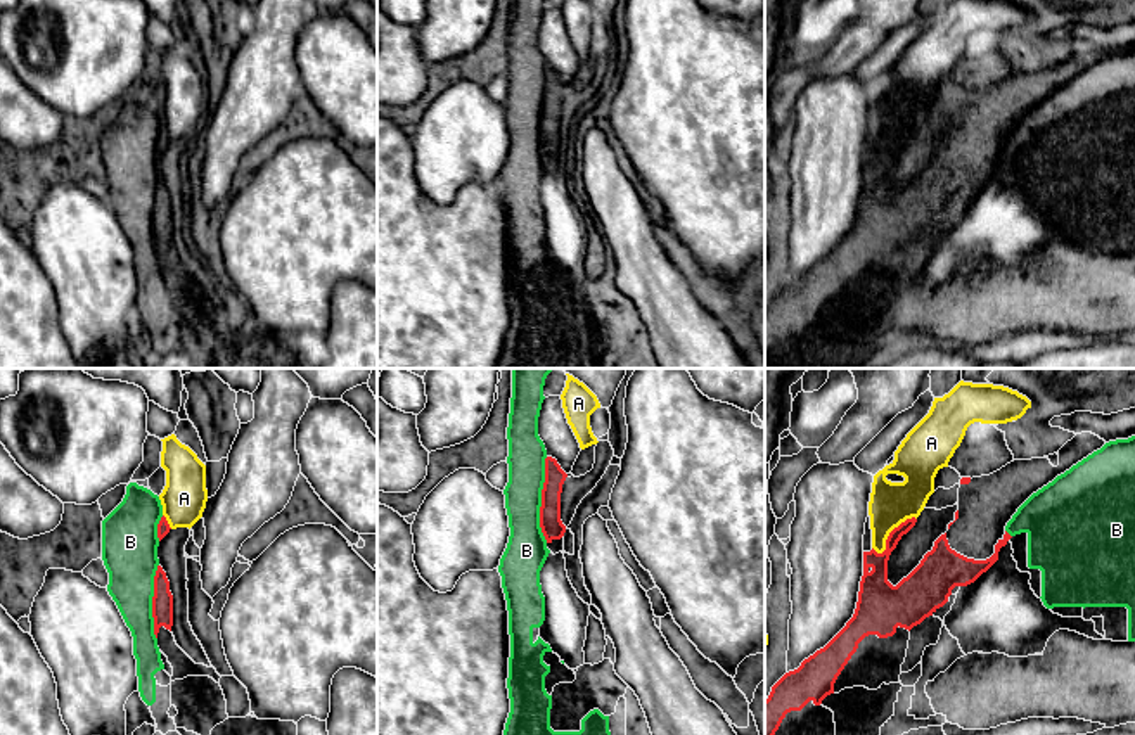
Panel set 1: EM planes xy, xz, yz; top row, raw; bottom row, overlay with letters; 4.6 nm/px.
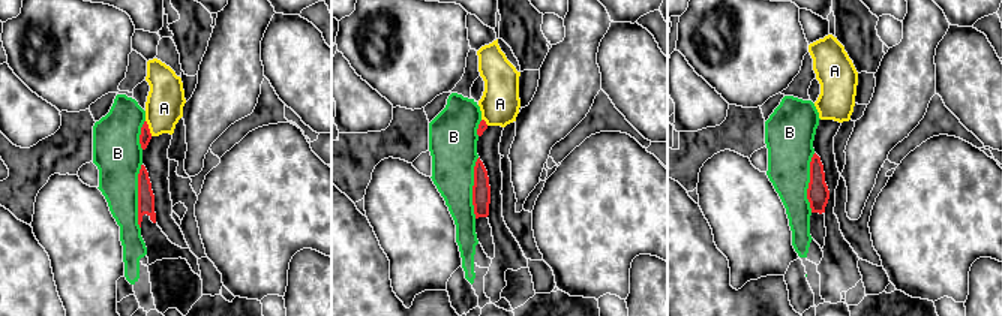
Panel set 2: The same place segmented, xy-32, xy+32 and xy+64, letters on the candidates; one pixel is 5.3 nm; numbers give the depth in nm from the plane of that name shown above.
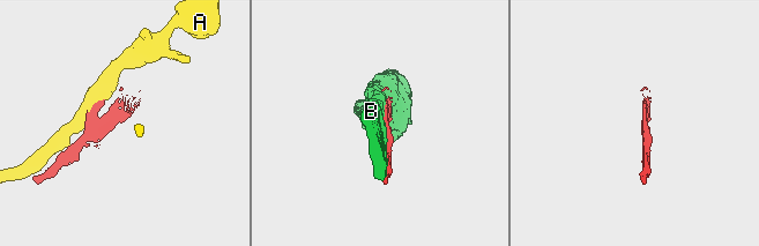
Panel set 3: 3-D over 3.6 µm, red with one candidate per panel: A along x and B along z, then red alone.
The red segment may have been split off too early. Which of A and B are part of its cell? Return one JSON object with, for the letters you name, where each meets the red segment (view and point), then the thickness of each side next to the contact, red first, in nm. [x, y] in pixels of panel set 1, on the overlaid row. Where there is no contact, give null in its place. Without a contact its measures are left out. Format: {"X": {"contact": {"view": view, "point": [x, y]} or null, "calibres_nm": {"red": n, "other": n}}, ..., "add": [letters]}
{"add": []}

